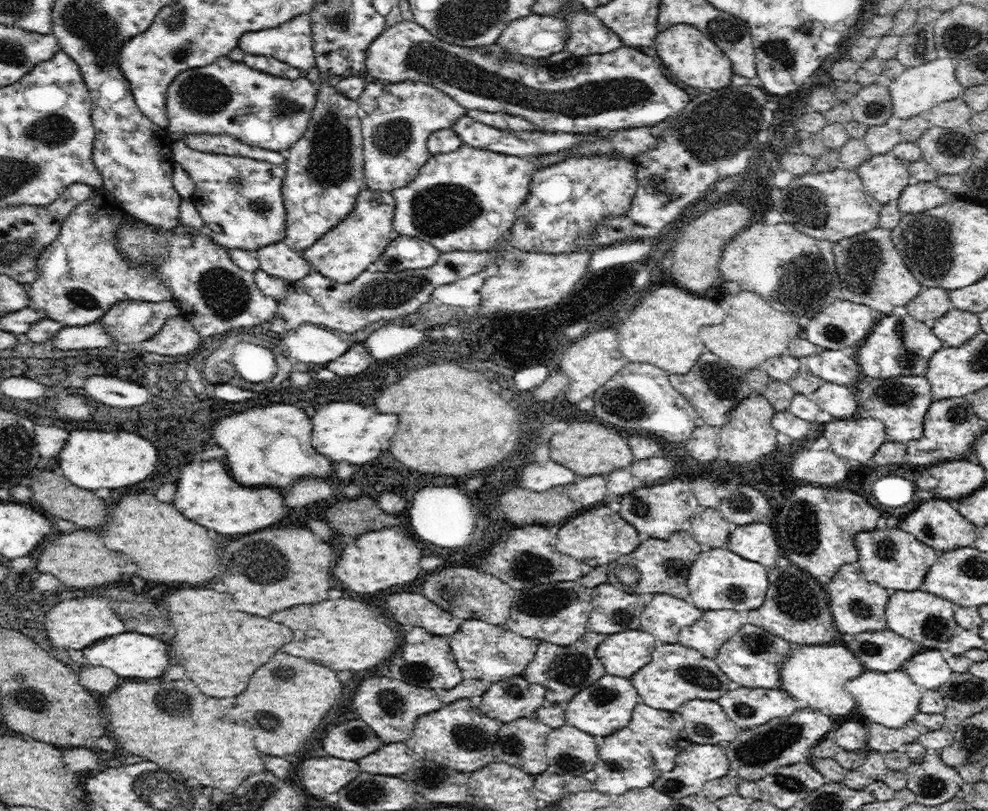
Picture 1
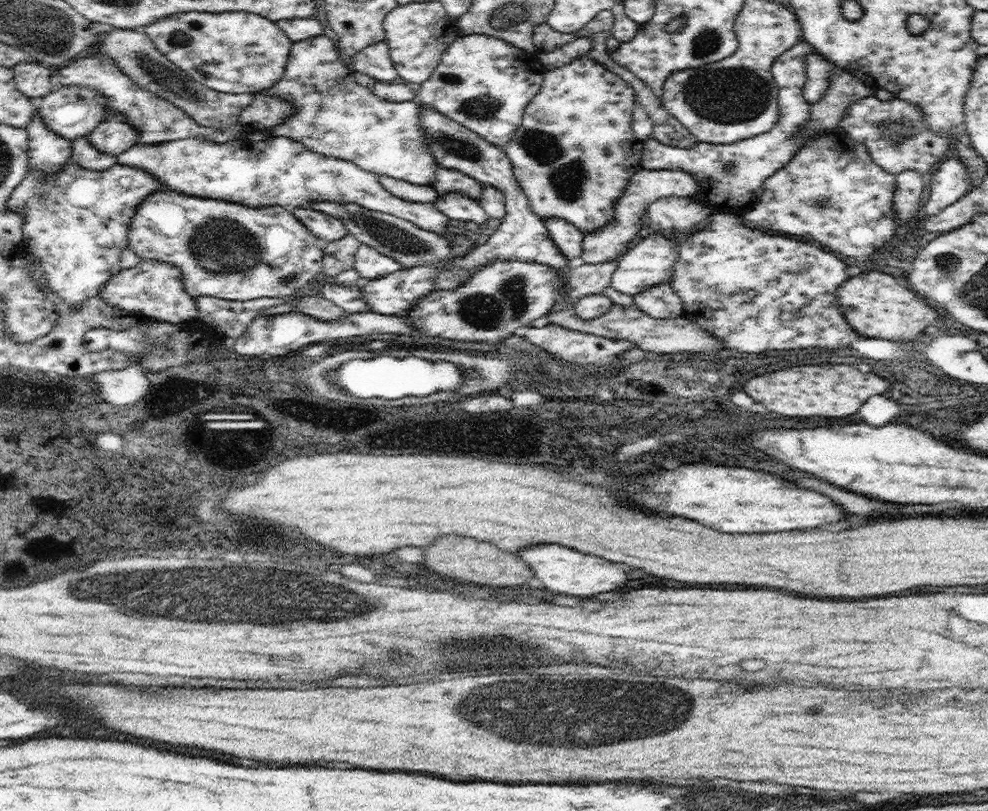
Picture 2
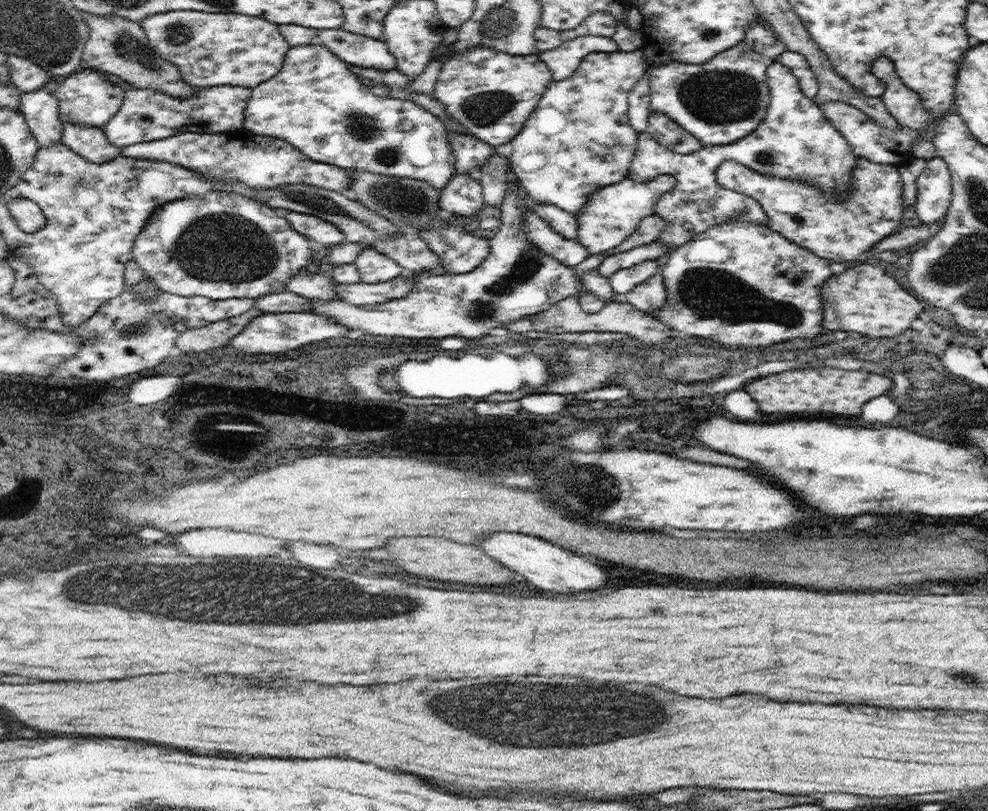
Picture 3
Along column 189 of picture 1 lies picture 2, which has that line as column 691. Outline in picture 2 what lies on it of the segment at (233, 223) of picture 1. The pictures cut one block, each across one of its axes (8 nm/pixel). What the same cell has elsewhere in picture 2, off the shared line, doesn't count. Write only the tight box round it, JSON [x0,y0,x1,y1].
[641,40,824,212]

